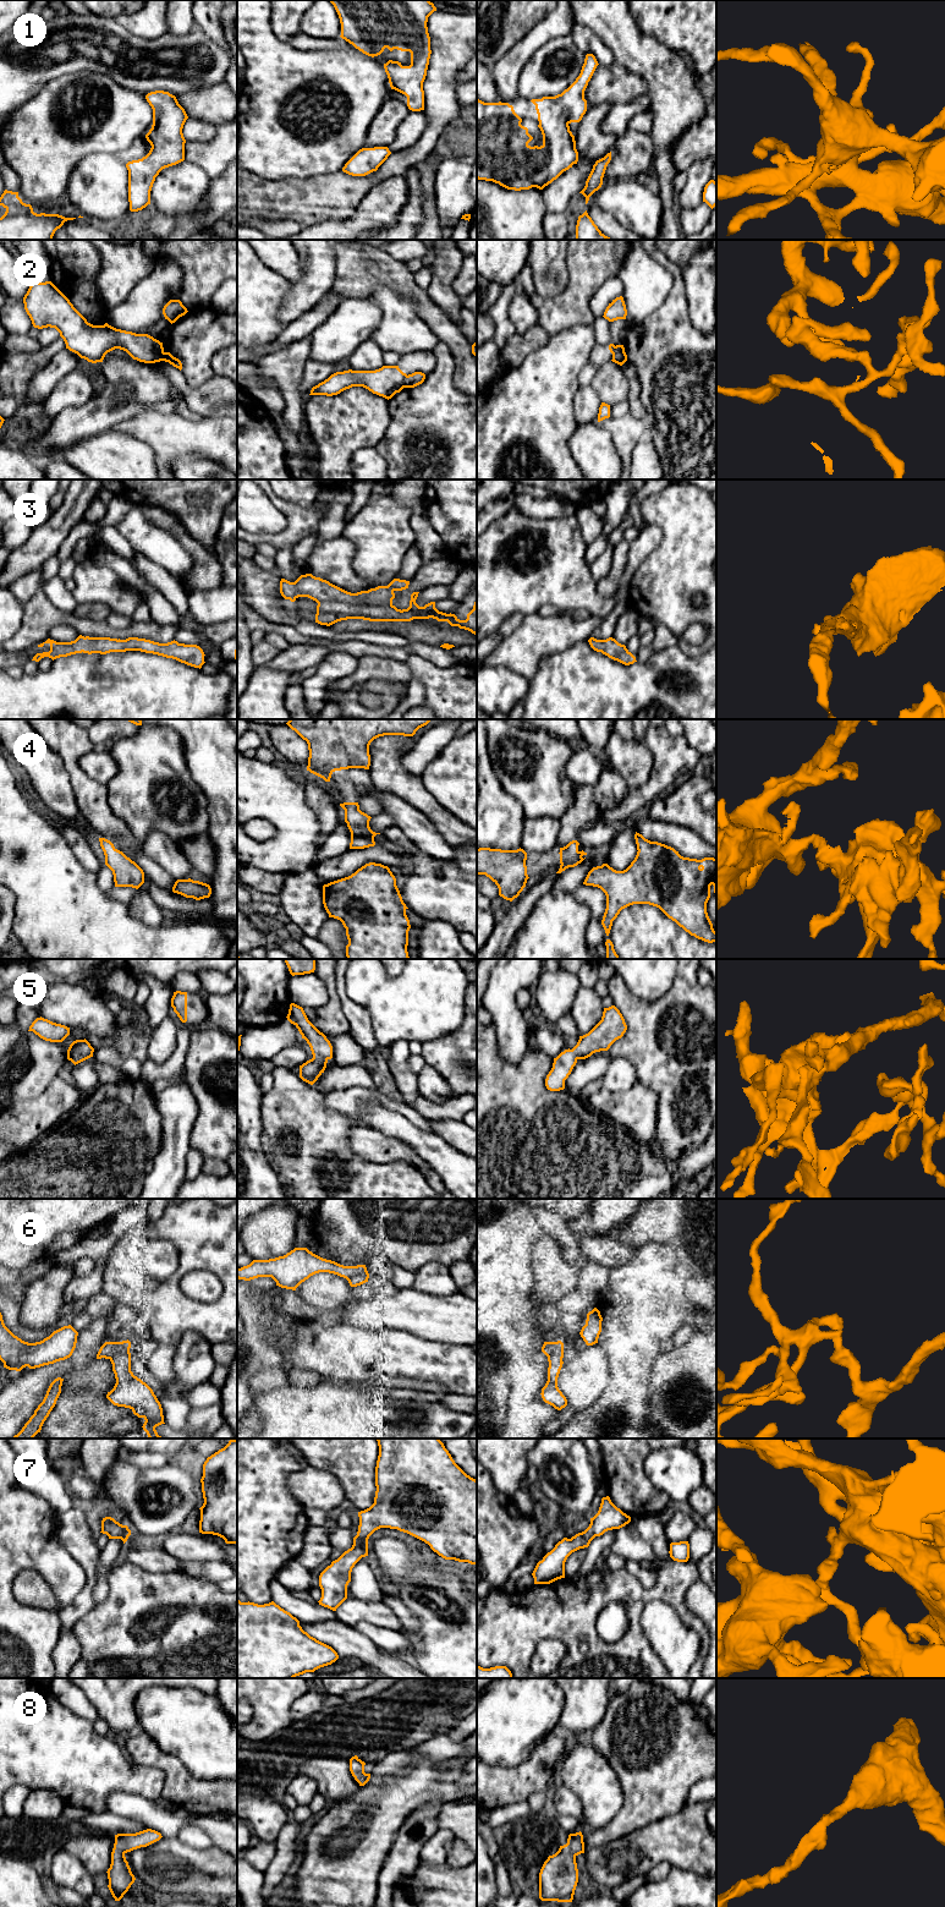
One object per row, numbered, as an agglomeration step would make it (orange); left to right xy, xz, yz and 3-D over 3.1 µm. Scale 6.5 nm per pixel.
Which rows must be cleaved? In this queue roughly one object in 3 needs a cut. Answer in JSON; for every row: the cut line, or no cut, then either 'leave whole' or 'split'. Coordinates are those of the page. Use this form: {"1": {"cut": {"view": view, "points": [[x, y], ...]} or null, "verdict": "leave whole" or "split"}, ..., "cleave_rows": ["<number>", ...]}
{"1": {"cut": null, "verdict": "leave whole"}, "2": {"cut": {"view": "xz", "points": [[406, 374], [402, 387]]}, "verdict": "split"}, "3": {"cut": null, "verdict": "leave whole"}, "4": {"cut": null, "verdict": "leave whole"}, "5": {"cut": null, "verdict": "leave whole"}, "6": {"cut": {"view": "xy", "points": [[128, 1349], [117, 1351], [110, 1359]]}, "verdict": "split"}, "7": {"cut": null, "verdict": "leave whole"}, "8": {"cut": null, "verdict": "leave whole"}, "cleave_rows": ["2", "6"]}

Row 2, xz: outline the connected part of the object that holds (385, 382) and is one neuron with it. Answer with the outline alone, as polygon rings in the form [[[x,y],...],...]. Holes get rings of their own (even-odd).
[[[383,366],[375,371],[344,371],[331,374],[328,379],[313,387],[309,395],[337,395],[352,387],[363,387],[385,399],[391,399],[403,389],[406,378],[399,366]]]

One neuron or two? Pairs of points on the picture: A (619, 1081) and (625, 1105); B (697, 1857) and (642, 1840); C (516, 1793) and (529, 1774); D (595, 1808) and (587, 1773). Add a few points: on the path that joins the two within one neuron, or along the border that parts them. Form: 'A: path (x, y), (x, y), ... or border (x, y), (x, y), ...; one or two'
A: border (636, 1081), (631, 1088), (621, 1091), (602, 1089); two
B: path (683, 1844), (681, 1841), (655, 1841); one
C: path (516, 1788), (525, 1779); one
D: path (595, 1799), (594, 1781); one

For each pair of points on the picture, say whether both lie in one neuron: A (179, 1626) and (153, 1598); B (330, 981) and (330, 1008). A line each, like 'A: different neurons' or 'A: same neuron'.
A: same neuron
B: same neuron

